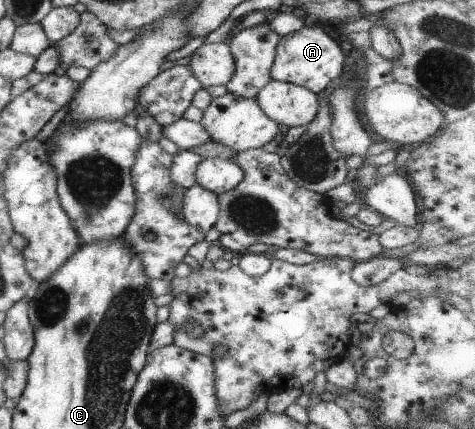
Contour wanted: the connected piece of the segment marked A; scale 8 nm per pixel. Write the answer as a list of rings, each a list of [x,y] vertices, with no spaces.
[[[301,26],[297,31],[280,36],[270,67],[270,79],[304,87],[314,94],[341,75],[345,57],[339,45],[321,28]]]

